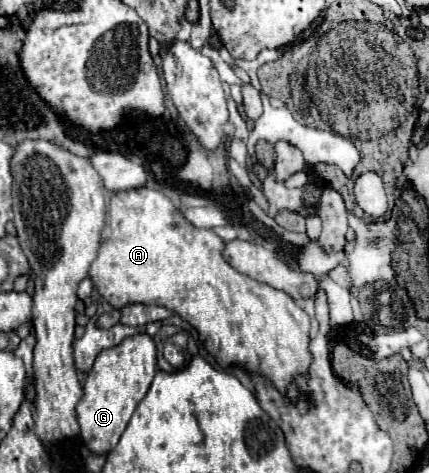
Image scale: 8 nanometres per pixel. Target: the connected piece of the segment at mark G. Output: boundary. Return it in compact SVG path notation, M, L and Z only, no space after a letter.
M147 333L127 337L123 343L101 351L95 359L91 373L83 385L83 399L77 405L77 421L81 427L81 439L91 453L107 455L125 431L135 407L145 397L155 373L155 343Z

